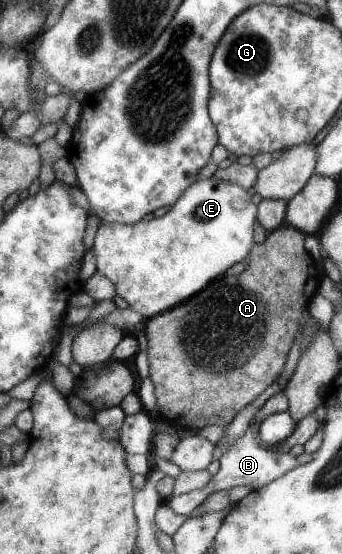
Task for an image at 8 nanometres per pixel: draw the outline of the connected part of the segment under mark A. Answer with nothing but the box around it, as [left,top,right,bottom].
[145,223,319,430]

